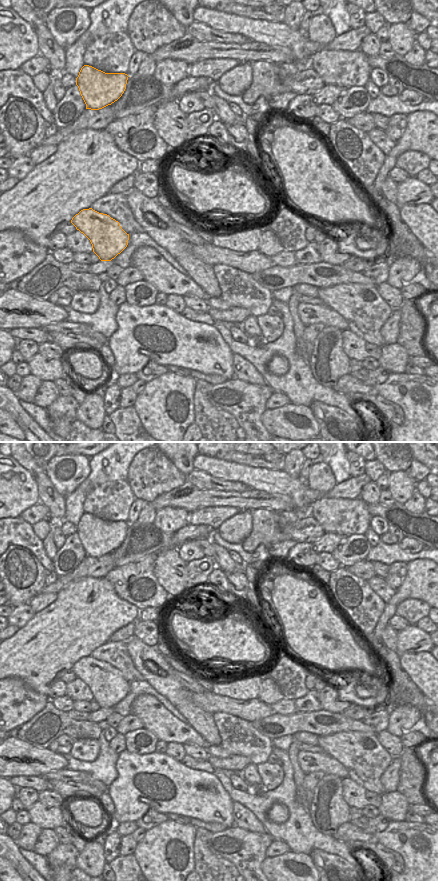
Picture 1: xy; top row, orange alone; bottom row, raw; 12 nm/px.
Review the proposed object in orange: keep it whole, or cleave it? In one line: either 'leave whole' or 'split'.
leave whole

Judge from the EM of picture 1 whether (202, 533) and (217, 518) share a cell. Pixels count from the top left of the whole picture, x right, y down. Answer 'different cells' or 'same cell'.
different cells

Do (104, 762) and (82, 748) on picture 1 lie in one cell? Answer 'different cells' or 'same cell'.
same cell

